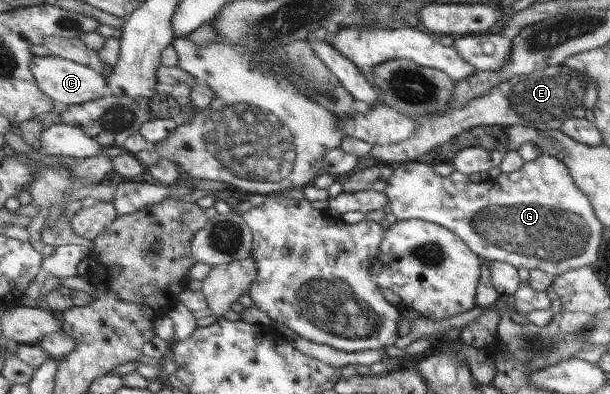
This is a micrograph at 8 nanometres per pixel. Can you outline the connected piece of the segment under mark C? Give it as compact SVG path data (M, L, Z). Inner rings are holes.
M35 56L31 57L32 71L36 76L40 88L53 97L60 105L79 105L88 101L95 101L110 94L107 77L95 68L85 66L83 63L76 63L75 60L65 59L65 56Z

